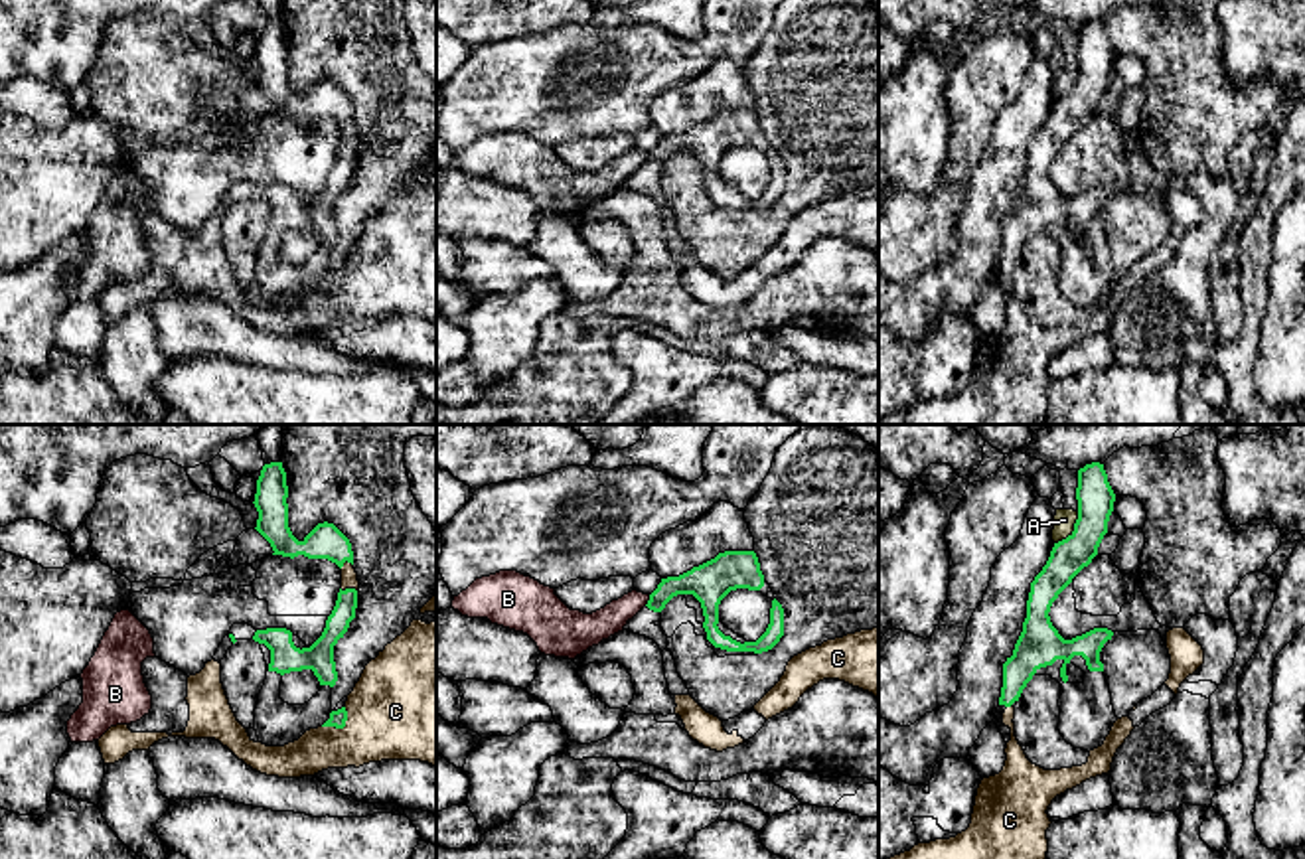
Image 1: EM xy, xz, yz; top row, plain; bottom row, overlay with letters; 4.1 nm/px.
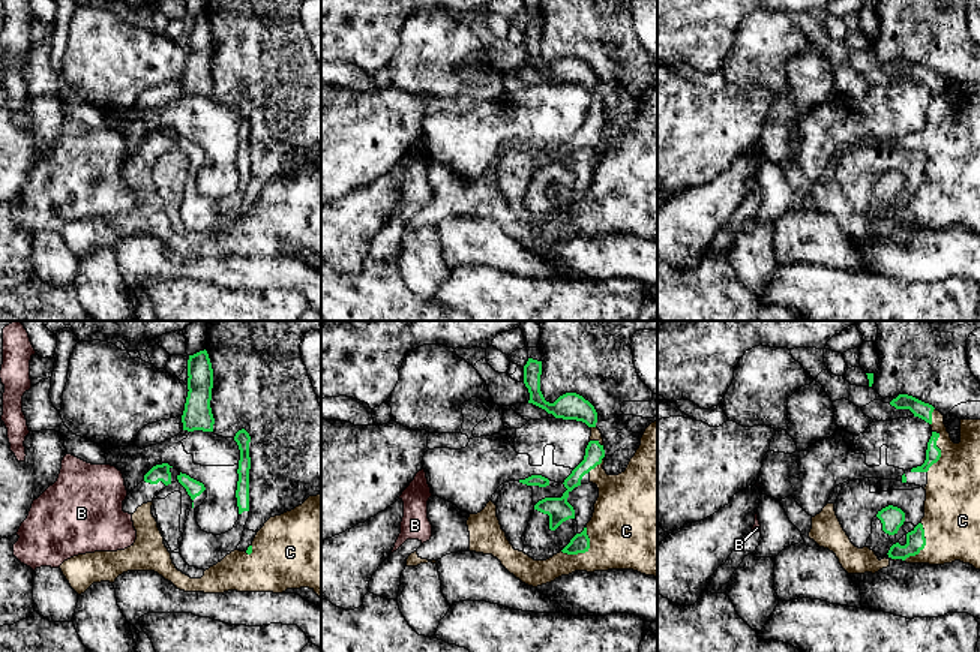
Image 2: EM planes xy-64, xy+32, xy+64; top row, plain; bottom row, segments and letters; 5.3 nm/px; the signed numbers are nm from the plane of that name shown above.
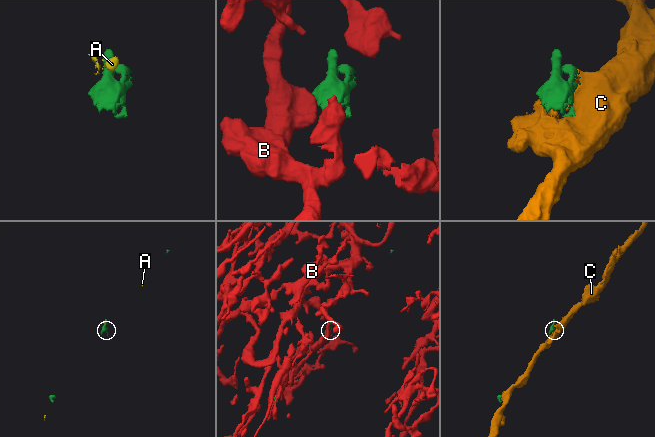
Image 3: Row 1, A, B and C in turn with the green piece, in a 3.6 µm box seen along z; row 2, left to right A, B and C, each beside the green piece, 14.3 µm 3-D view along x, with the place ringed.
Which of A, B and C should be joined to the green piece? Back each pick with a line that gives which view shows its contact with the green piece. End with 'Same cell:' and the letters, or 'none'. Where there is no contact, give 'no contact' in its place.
C: xy
Same cell: C

